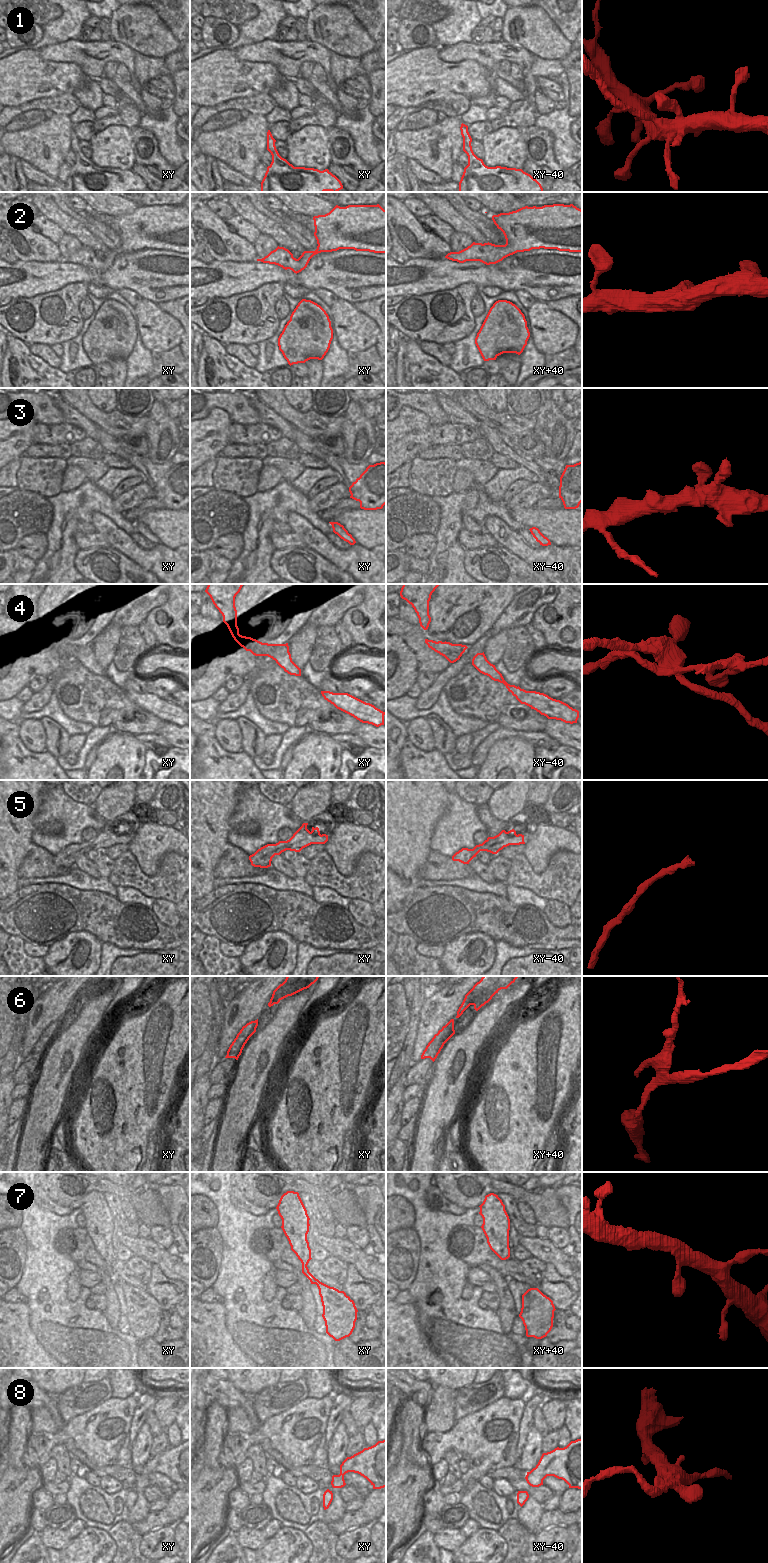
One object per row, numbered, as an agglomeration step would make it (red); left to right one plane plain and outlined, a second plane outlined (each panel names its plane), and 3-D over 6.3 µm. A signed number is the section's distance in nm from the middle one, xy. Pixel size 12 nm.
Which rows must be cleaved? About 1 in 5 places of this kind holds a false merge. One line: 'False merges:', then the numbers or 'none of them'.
False merges: 4, 6

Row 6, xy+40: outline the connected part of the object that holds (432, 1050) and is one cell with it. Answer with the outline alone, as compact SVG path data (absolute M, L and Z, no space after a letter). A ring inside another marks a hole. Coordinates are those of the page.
M451 1019L447 1025L448 1030L442 1034L442 1038L435 1039L428 1044L421 1055L421 1059L430 1058L433 1062L435 1061L444 1044L455 1034L454 1019Z

